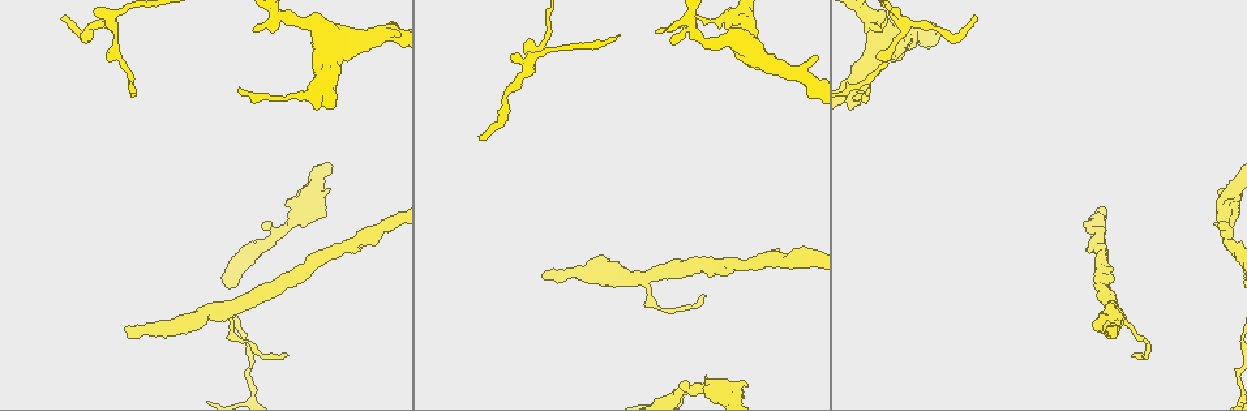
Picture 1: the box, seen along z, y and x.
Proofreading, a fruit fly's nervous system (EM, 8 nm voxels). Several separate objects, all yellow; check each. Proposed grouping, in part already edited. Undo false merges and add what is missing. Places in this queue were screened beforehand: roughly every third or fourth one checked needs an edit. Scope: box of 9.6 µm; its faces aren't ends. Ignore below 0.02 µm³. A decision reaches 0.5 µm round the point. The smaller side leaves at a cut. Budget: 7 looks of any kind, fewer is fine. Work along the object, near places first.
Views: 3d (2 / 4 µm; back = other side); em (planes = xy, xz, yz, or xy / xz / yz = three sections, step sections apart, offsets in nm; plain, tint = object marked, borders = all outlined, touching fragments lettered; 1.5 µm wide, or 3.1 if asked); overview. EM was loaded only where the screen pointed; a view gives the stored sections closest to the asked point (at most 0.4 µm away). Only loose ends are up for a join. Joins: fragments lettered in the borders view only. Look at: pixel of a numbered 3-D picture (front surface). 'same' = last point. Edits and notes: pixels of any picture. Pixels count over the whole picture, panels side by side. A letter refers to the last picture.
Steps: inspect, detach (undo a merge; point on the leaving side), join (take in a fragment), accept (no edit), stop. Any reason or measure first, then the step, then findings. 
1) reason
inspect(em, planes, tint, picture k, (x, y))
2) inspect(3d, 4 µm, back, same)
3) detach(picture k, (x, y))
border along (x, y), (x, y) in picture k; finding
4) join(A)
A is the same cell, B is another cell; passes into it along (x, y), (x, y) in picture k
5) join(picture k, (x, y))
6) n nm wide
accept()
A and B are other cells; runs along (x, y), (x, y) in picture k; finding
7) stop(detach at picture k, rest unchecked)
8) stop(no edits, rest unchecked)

inspect(3d, 4 µm, picture 1, (481, 139))

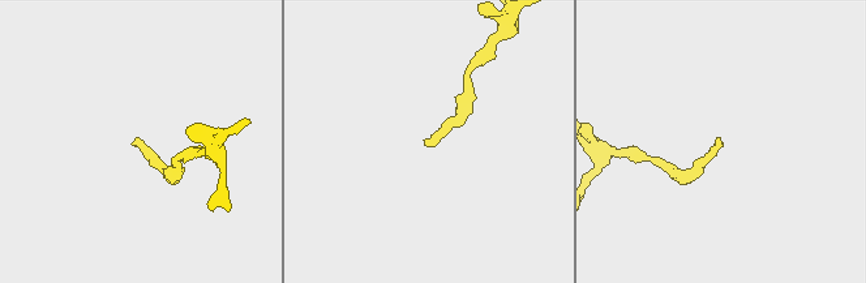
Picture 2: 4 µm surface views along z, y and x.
shape alone is not enough
inspect(em, planes, tint, picture 2, (430, 144))

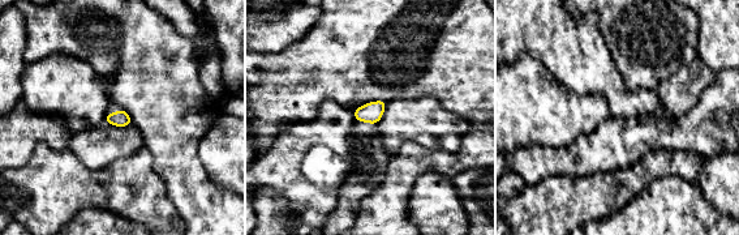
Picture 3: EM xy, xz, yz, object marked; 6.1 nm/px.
inspect(em, planes, borders, same)

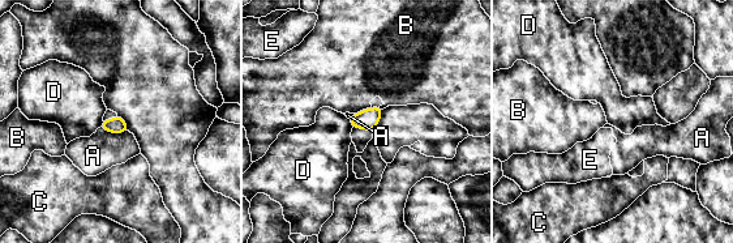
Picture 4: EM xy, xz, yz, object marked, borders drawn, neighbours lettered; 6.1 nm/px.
accept()
A, B, C, D and E are other cells; border along (101, 126), (110, 132), (128, 132) in picture 4; none of them fits

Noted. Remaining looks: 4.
sudden change in width
inspect(em, xy, step 4, tint, picture 1, (711, 41))

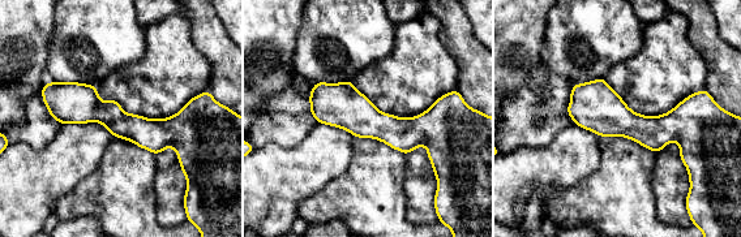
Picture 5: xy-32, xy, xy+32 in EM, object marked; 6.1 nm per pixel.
cut it another way
inspect(em, planes, borders, same)

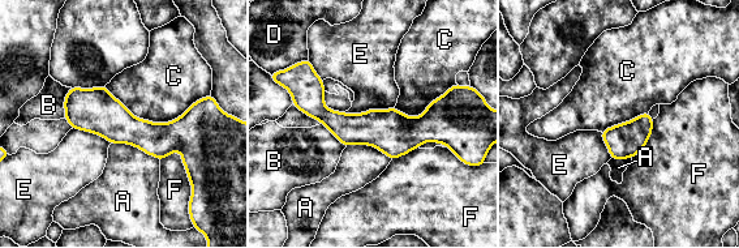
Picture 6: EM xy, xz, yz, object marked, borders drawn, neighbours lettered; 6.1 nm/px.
260 nm wide; C touches over 650 nm
accept()
A, B, C, D, E and F are other cells; continuous, no second neuron

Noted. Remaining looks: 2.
thick turns thin
inspect(3d, 2 µm, picture 1, (1225, 212))

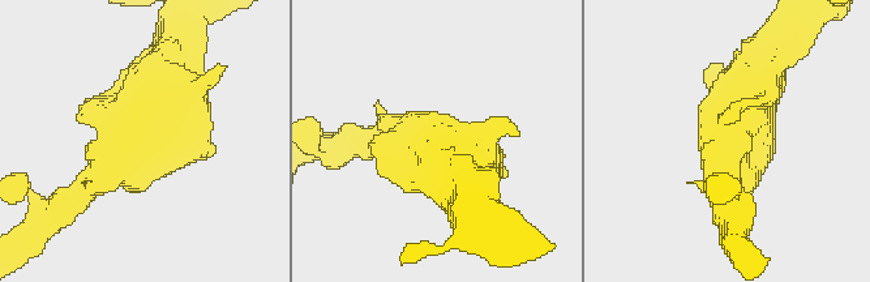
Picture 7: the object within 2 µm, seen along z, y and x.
arms of 220, 320 nm
inspect(em, planes, borders, picture 7, (724, 137))

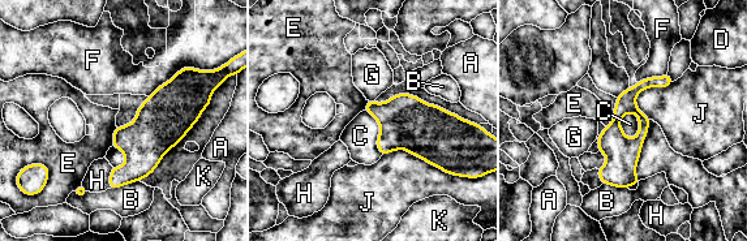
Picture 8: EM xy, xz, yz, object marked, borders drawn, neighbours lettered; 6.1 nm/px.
320 nm wide
accept()
A, B, C, D, E, F, G, H, J and K are other cells; runs along (234, 72), (210, 80), (117, 170) in picture 8; continuous, no second neuron

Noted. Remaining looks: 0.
stop(no edits, rest unchecked)

